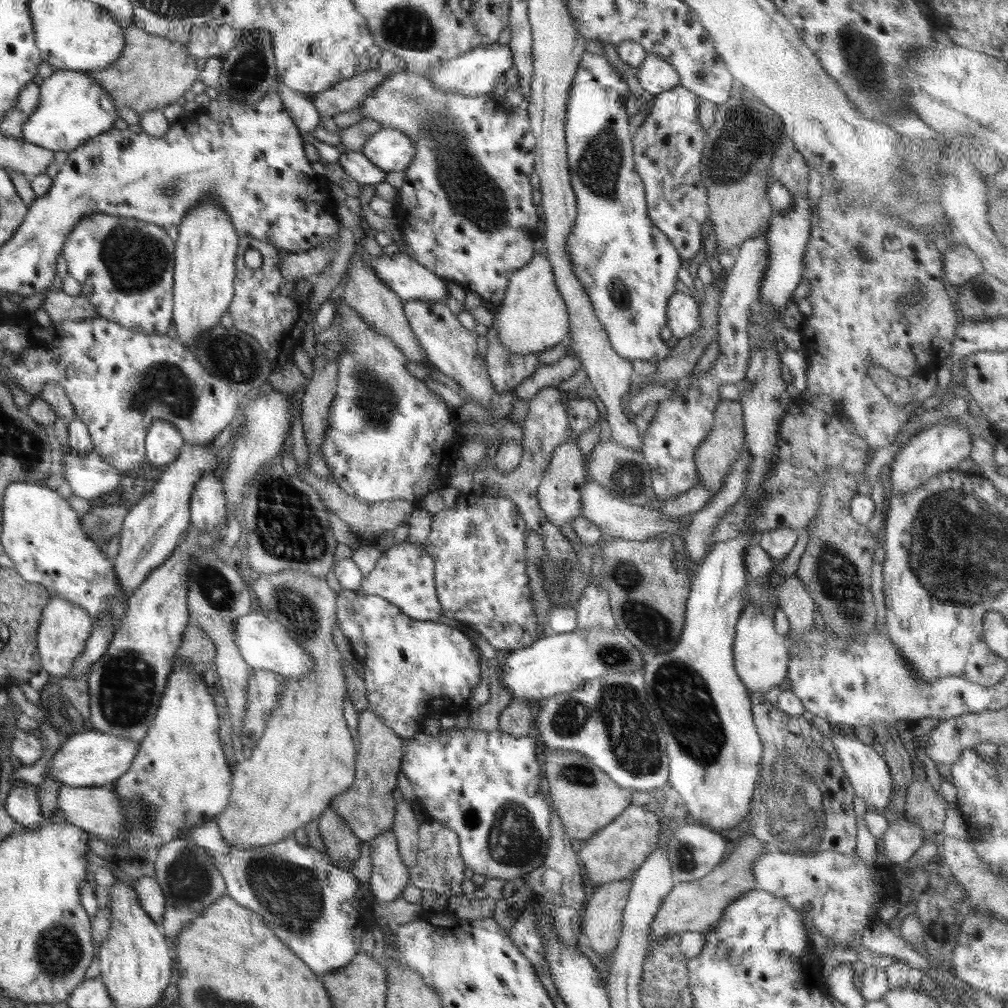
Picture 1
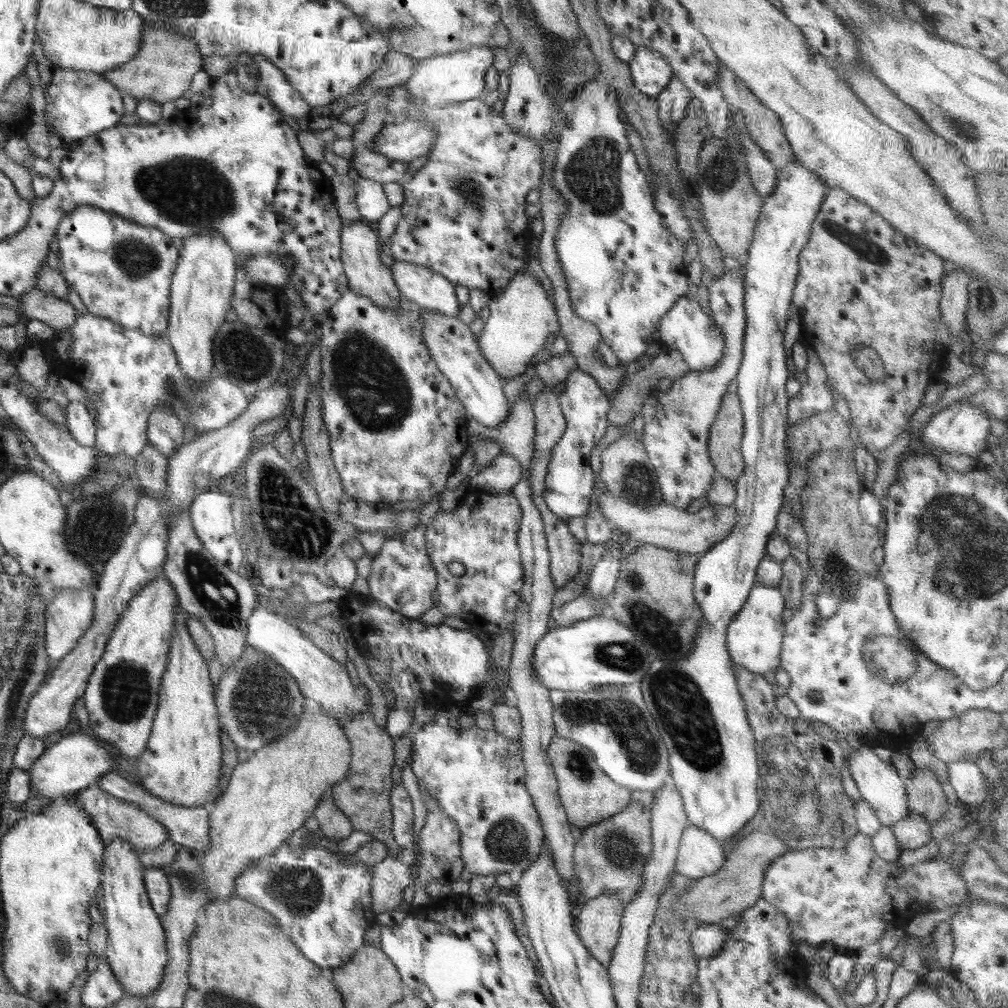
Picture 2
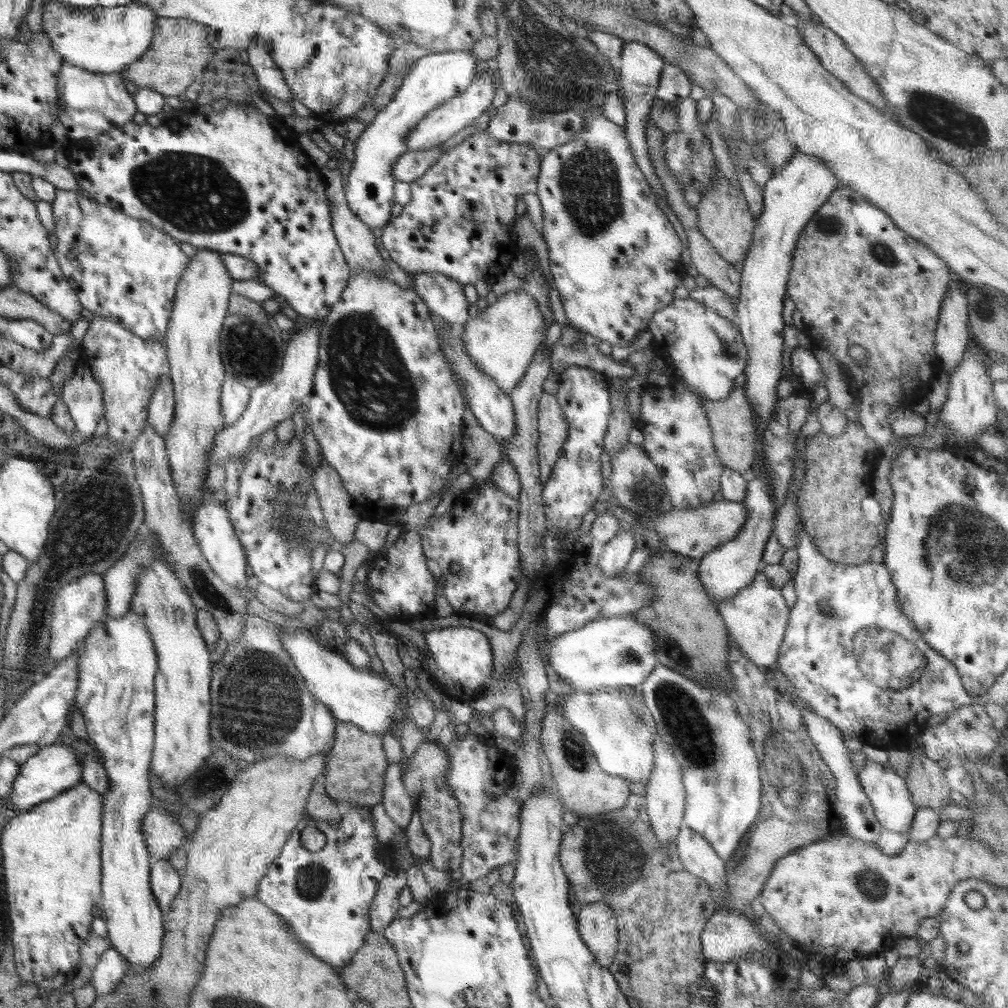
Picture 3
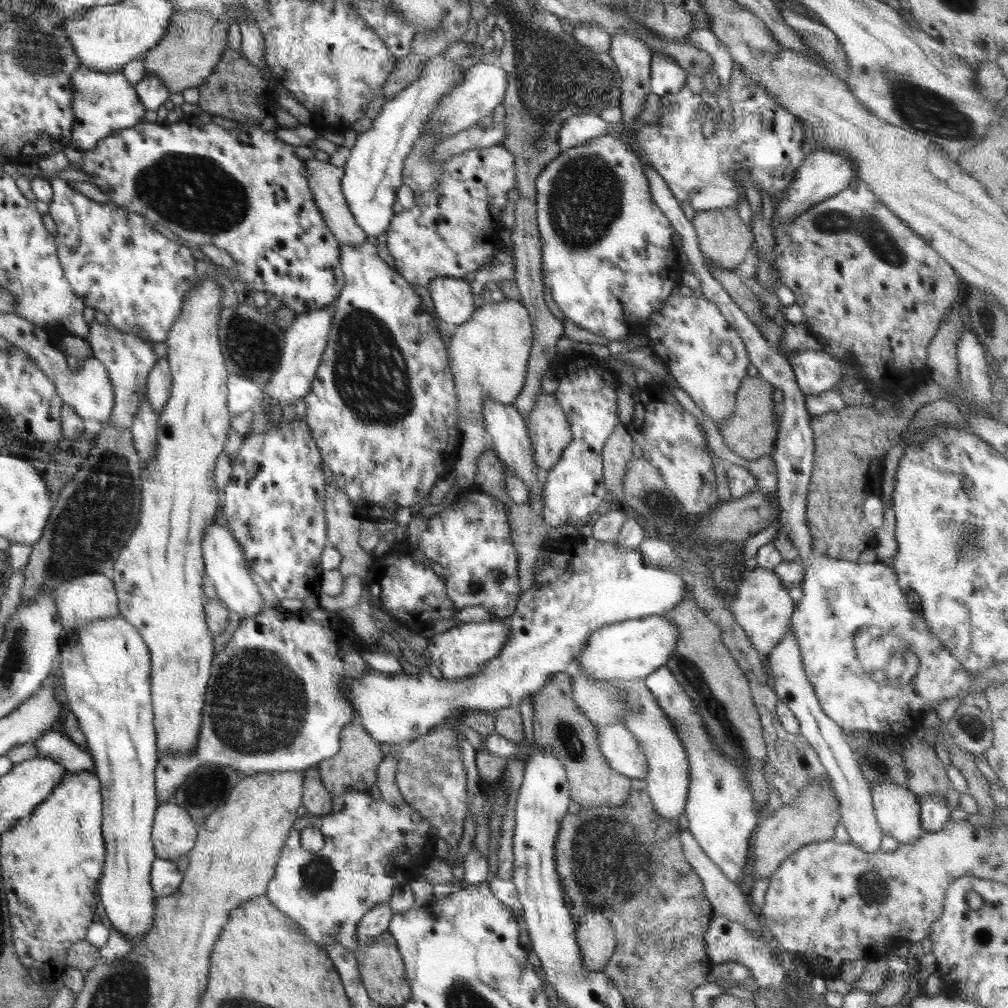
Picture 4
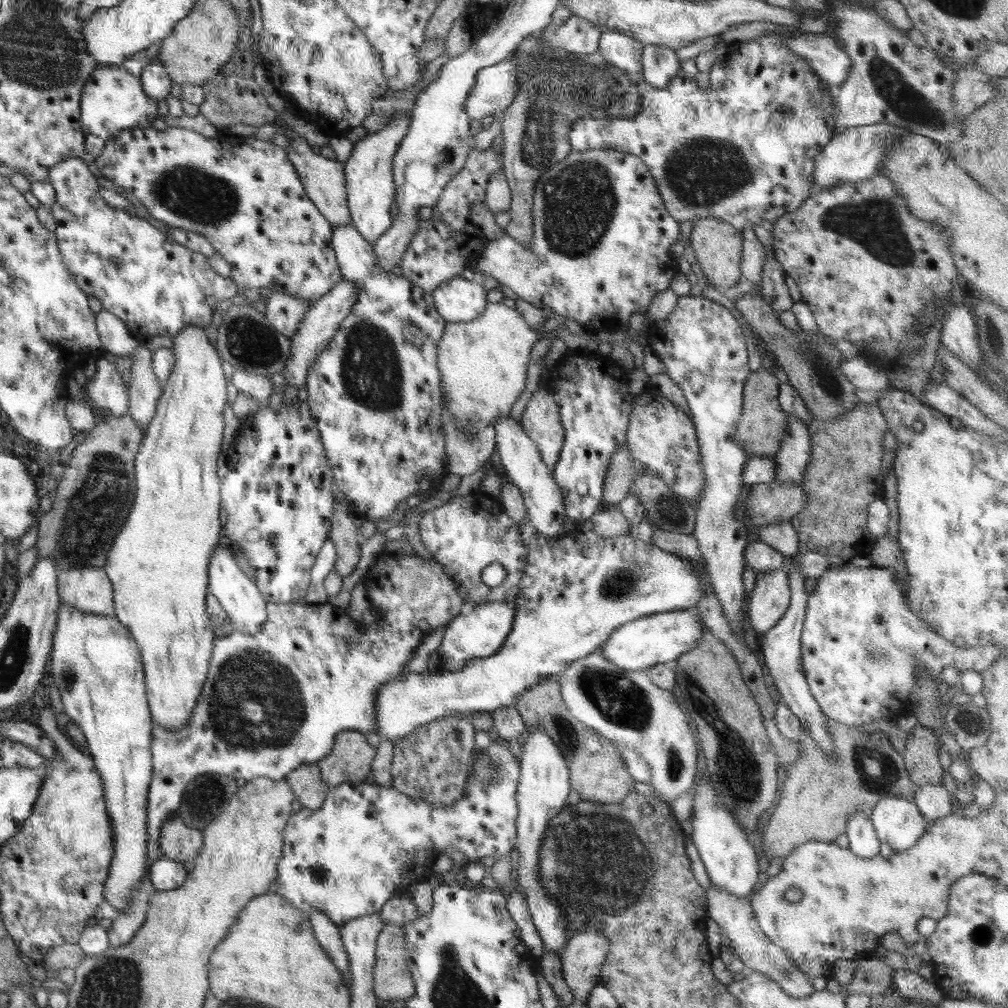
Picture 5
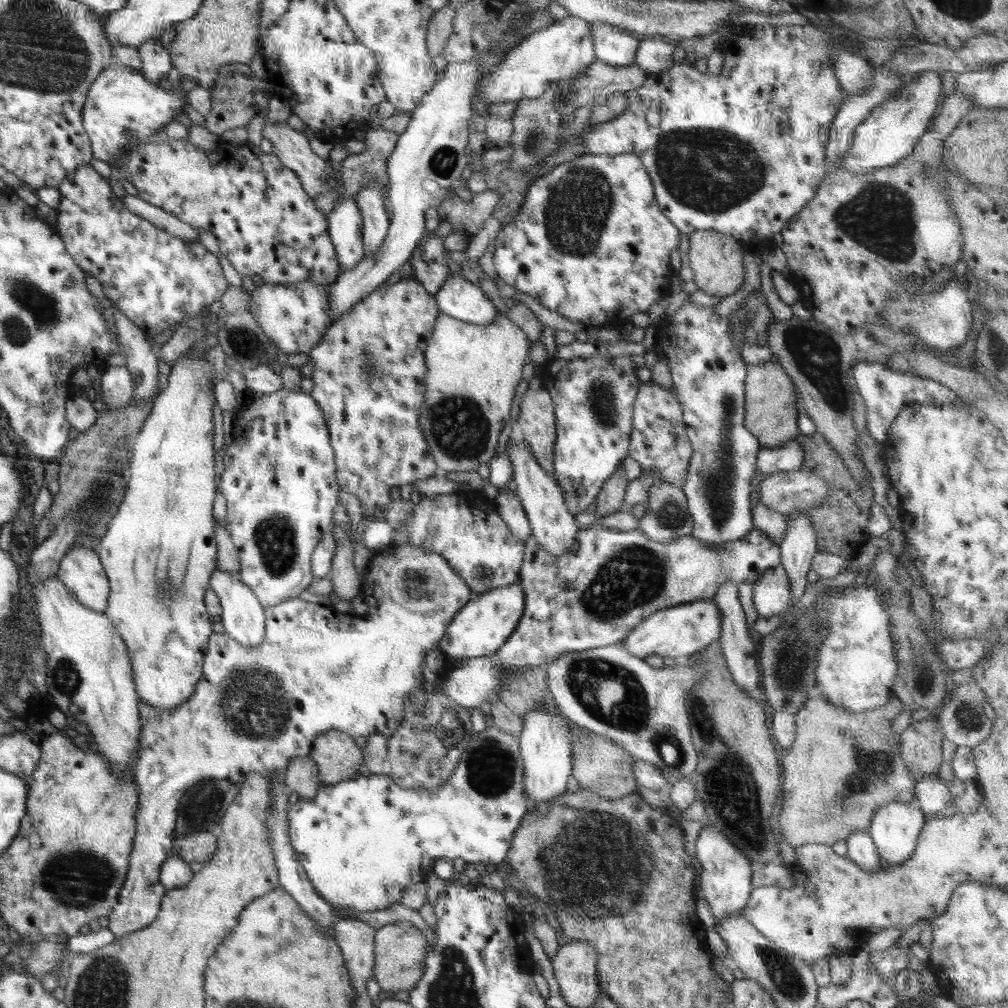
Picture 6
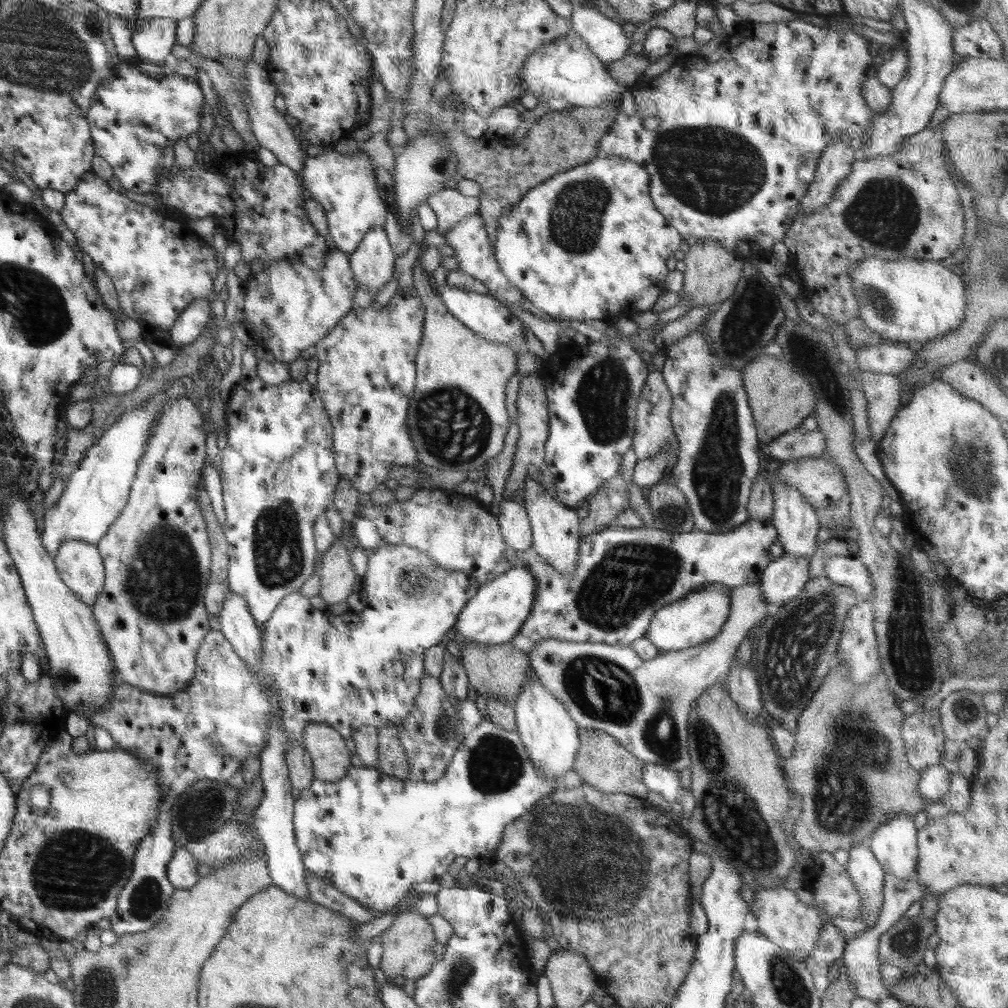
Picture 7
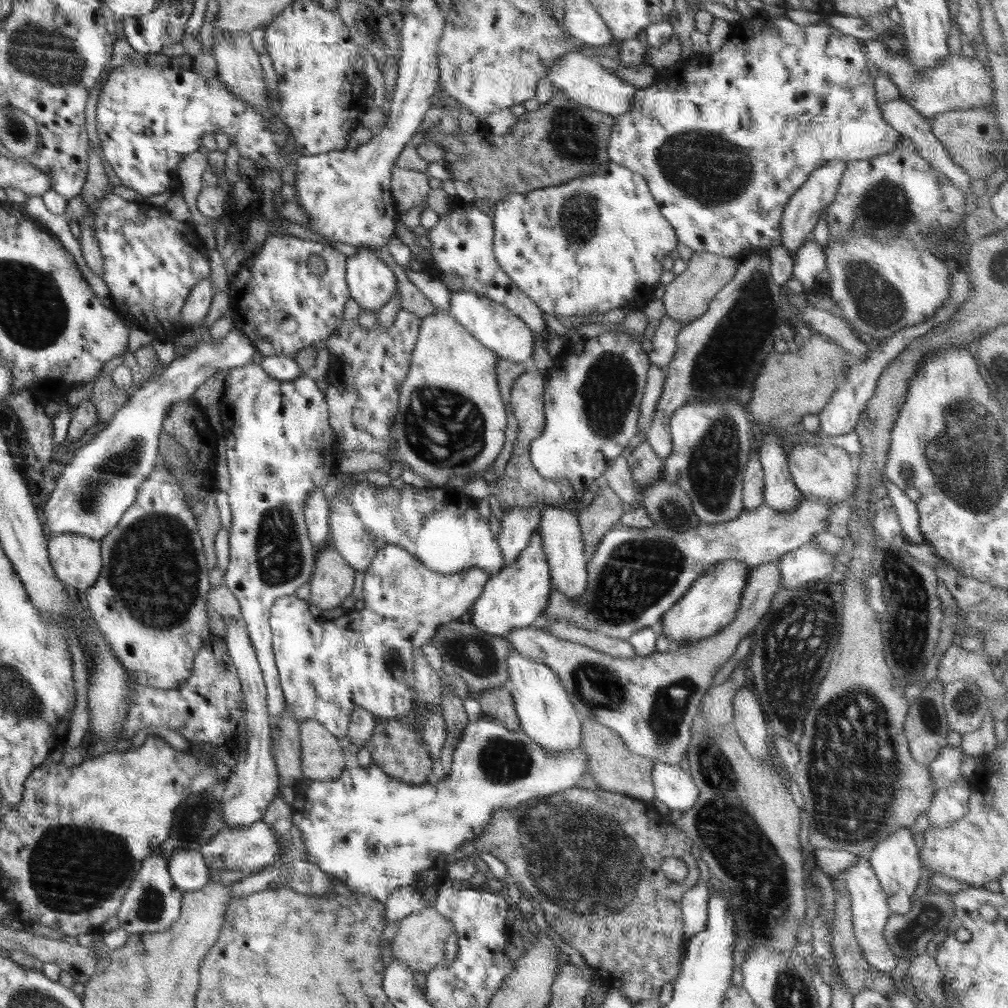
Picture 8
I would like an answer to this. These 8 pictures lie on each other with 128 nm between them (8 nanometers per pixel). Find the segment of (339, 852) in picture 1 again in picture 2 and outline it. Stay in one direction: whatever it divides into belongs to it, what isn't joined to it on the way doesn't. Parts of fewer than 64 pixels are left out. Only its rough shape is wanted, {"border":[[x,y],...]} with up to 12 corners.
{"border":[[322,795],[313,817],[327,839],[342,841],[354,831],[349,818]]}

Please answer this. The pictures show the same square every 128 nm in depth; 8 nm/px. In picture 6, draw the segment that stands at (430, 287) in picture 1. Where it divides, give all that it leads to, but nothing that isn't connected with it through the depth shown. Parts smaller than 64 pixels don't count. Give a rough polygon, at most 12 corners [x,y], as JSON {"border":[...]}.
{"border":[[452,274],[440,313],[488,326],[504,316],[481,287]]}

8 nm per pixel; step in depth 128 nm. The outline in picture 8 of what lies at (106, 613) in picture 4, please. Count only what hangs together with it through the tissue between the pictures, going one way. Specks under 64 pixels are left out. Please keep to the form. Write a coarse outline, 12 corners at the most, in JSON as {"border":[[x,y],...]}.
{"border":[[85,534],[50,537],[58,578],[81,594],[104,568],[101,542]]}

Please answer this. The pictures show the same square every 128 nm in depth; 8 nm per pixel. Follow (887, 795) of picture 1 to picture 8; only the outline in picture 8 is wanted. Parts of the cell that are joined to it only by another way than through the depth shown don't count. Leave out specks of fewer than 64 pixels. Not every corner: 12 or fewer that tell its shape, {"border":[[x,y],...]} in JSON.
{"border":[[910,828],[878,842],[869,864],[892,914],[912,908],[924,870]]}

